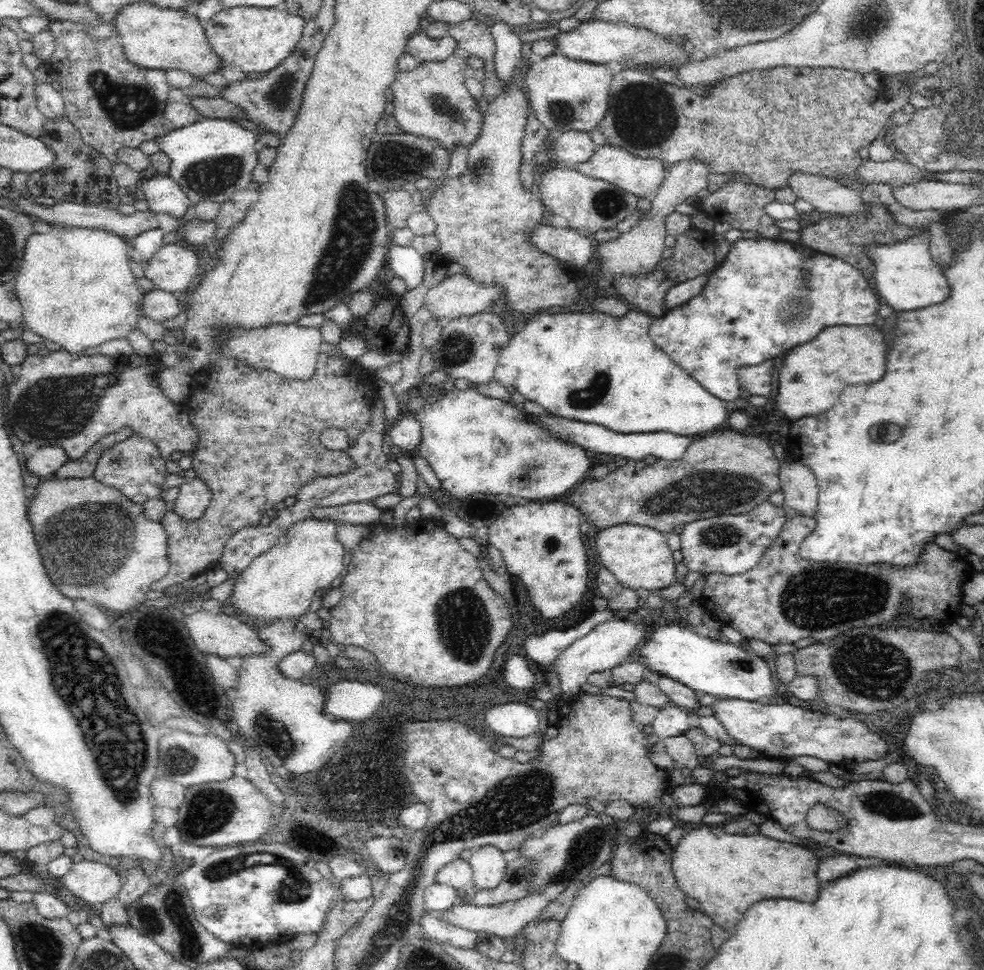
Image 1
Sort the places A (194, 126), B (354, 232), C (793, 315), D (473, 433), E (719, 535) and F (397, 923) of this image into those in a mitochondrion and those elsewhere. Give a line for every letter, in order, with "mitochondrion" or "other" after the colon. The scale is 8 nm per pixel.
A: other
B: mitochondrion
C: mitochondrion
D: other
E: mitochondrion
F: mitochondrion

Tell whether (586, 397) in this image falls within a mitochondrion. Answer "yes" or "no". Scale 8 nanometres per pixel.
yes

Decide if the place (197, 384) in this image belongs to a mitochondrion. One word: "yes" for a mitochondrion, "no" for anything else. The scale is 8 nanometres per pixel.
no

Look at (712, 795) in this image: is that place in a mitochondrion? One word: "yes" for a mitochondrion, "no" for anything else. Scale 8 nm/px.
no

